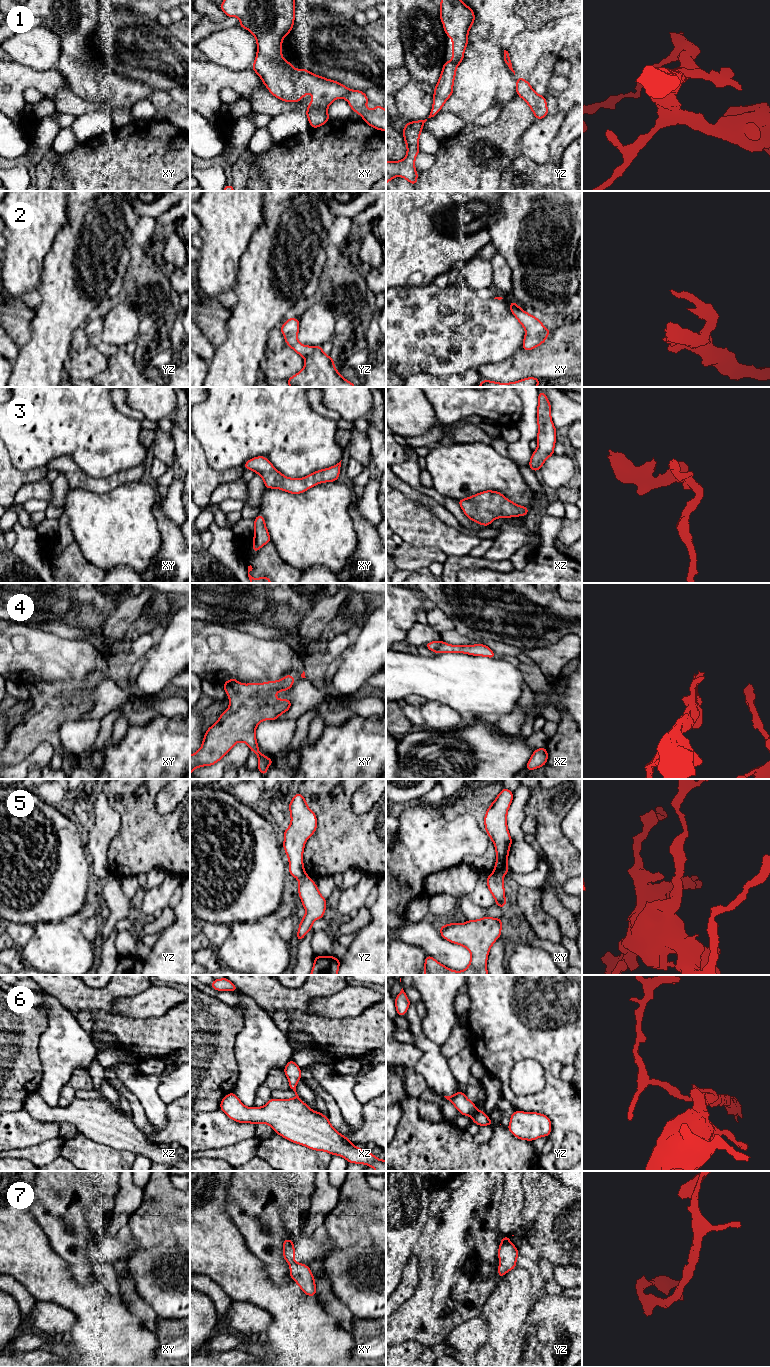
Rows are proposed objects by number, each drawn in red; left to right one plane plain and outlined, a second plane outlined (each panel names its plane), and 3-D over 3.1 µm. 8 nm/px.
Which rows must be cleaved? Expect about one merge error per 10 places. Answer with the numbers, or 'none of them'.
5

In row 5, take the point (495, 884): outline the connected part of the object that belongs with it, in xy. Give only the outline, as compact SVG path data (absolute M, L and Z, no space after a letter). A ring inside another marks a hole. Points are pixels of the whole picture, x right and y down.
M489 874L487 877L487 887L496 900L496 906L505 908L507 899L504 897L505 889L503 879L494 874Z

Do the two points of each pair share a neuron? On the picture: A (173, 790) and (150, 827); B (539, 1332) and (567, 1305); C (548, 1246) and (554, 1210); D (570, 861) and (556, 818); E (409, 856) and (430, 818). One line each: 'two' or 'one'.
A: two
B: one
C: one
D: one
E: one

